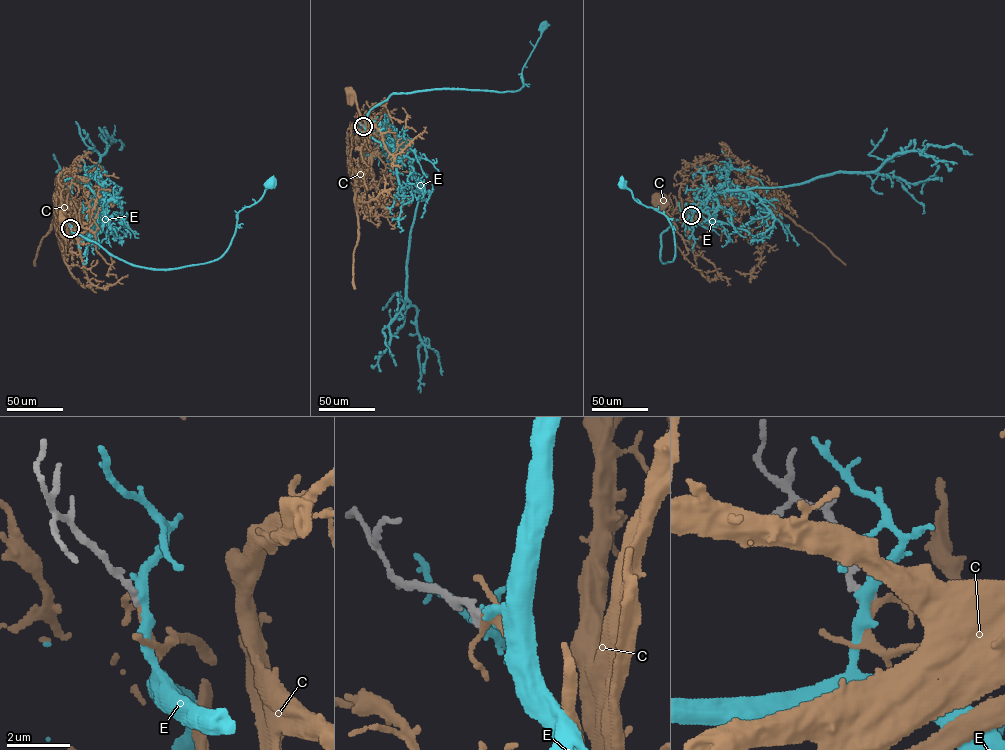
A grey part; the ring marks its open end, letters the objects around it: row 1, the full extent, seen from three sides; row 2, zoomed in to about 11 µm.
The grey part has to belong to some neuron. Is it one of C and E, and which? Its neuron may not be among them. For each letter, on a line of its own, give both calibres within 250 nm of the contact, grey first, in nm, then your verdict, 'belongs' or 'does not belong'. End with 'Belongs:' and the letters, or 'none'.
C: 240 nm thick on the grey side, 170 nm on the other; belongs
E: 240 nm thick on the grey side, 320 nm on the other; does not belong
Belongs: C

